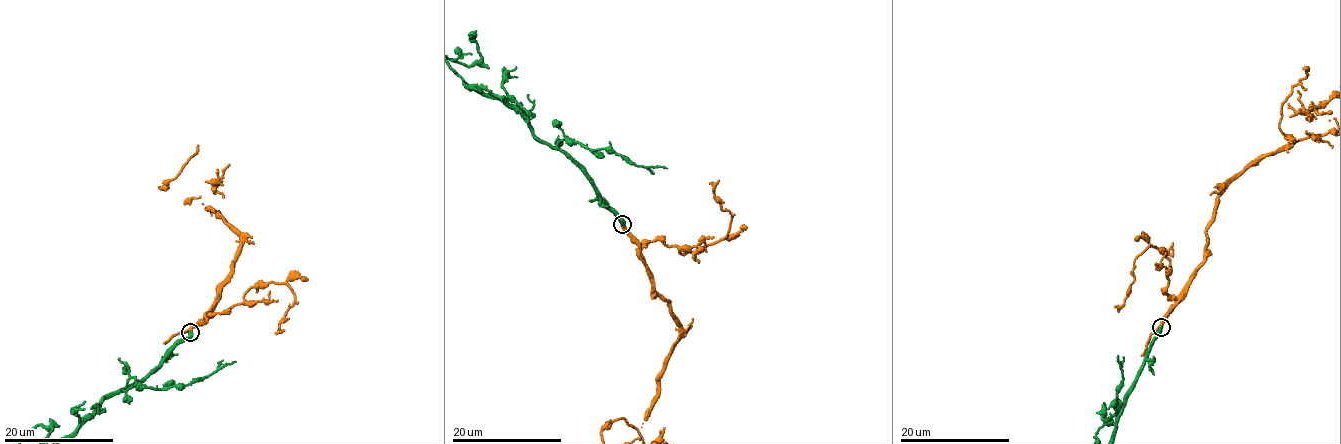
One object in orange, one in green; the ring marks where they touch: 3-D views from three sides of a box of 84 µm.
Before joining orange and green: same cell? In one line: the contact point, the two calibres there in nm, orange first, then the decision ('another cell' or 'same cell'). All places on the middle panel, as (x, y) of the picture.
place (622, 224); calibres 320 and 400 nm; same cell

